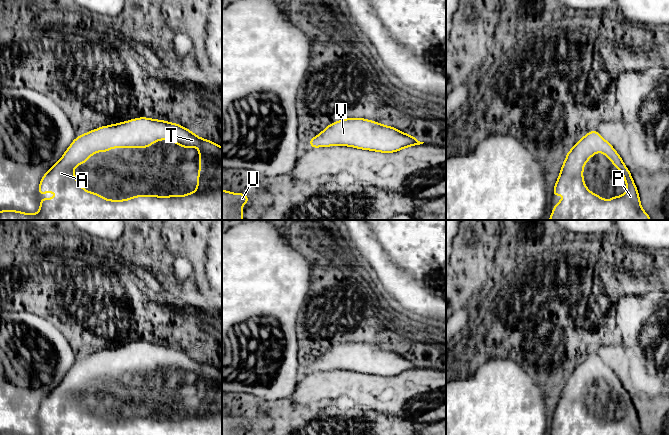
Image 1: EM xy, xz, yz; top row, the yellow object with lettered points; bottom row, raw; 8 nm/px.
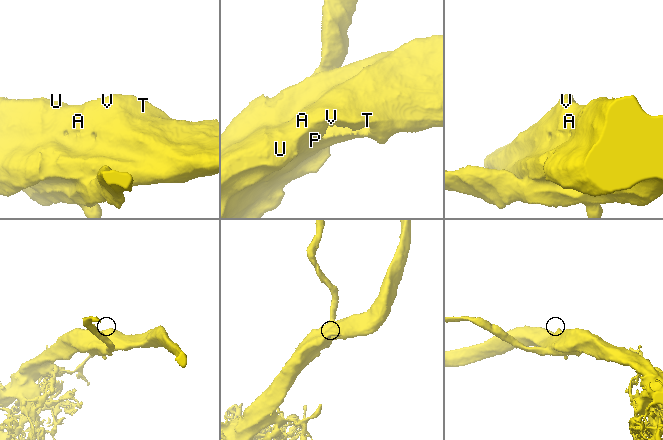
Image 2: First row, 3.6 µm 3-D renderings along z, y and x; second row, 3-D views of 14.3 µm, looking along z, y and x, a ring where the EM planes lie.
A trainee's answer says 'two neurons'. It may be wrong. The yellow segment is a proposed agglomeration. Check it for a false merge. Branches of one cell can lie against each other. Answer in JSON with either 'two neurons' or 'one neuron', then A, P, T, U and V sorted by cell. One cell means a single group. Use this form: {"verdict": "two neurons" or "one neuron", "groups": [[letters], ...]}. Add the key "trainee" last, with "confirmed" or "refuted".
{"verdict": "one neuron", "groups": [["A", "P", "T", "U", "V"]], "trainee": "refuted"}

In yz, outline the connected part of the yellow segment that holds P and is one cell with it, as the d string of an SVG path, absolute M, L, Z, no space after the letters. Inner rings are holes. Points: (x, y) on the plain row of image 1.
M595 354L588 356L568 375L553 419L561 422L562 416L574 416L575 419L564 421L554 429L553 435L644 435L629 393L612 369ZM597 376L603 376L623 398L624 407L628 409L623 420L613 420L611 424L605 424L588 415L583 404L583 392Z

